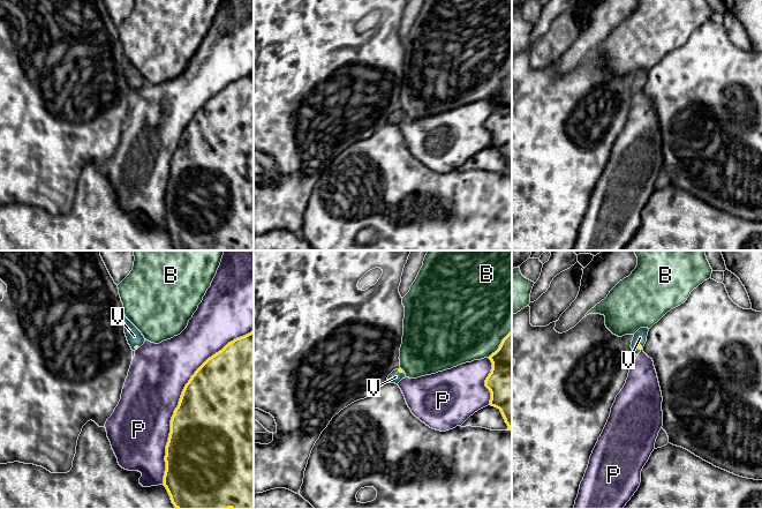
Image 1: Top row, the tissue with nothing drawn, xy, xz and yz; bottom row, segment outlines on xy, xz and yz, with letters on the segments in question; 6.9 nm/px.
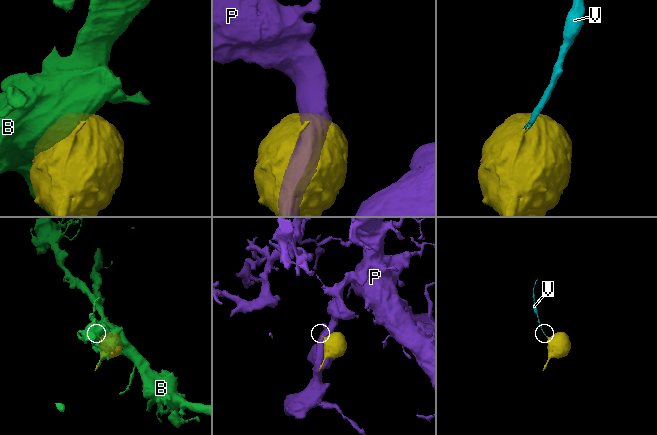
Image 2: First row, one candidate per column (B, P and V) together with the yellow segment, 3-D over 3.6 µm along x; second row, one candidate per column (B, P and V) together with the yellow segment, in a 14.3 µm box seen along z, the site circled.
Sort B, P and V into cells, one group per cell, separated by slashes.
B / P / V

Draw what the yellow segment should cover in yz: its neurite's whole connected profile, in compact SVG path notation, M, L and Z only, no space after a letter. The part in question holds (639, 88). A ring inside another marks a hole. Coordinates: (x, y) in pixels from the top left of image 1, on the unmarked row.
M640 69L634 75L631 89L636 97L639 97L639 95L641 93L647 83L648 73L648 69Z

